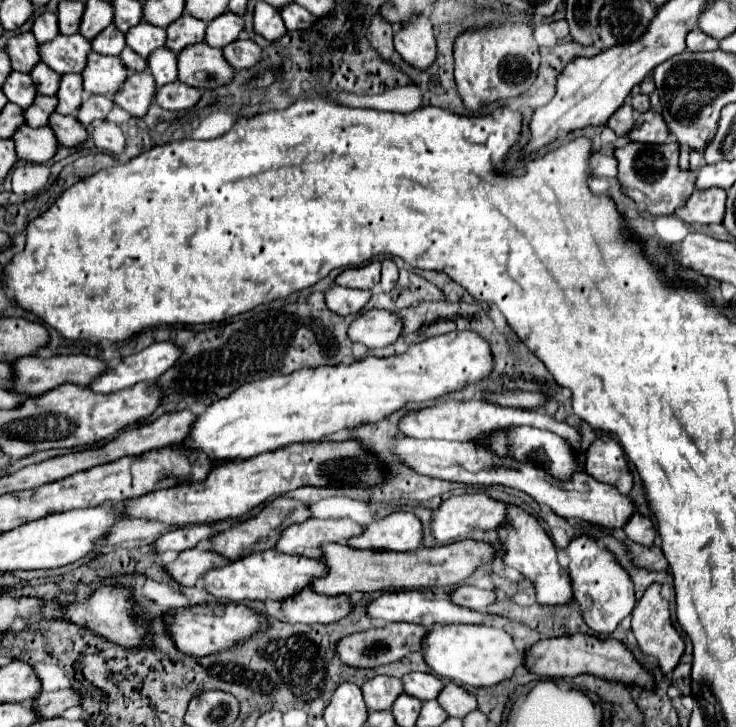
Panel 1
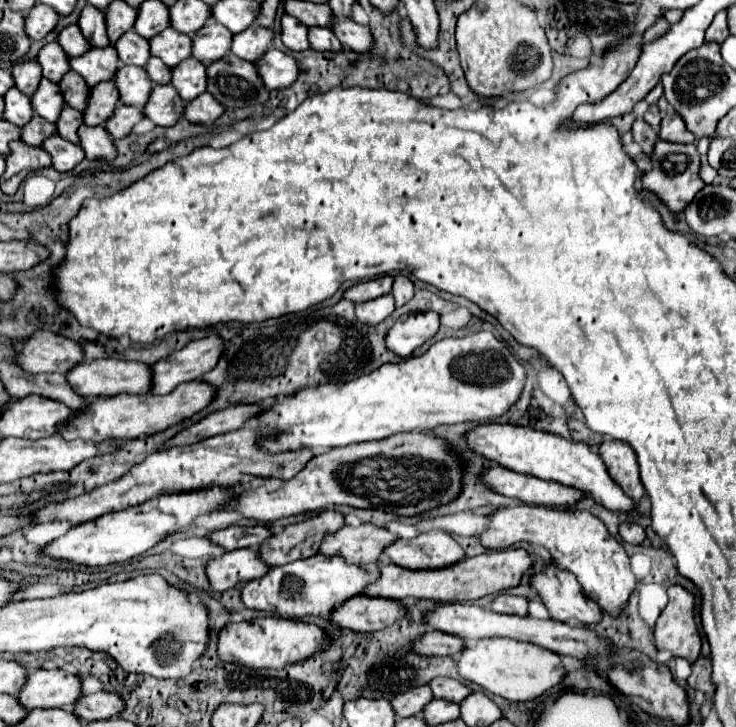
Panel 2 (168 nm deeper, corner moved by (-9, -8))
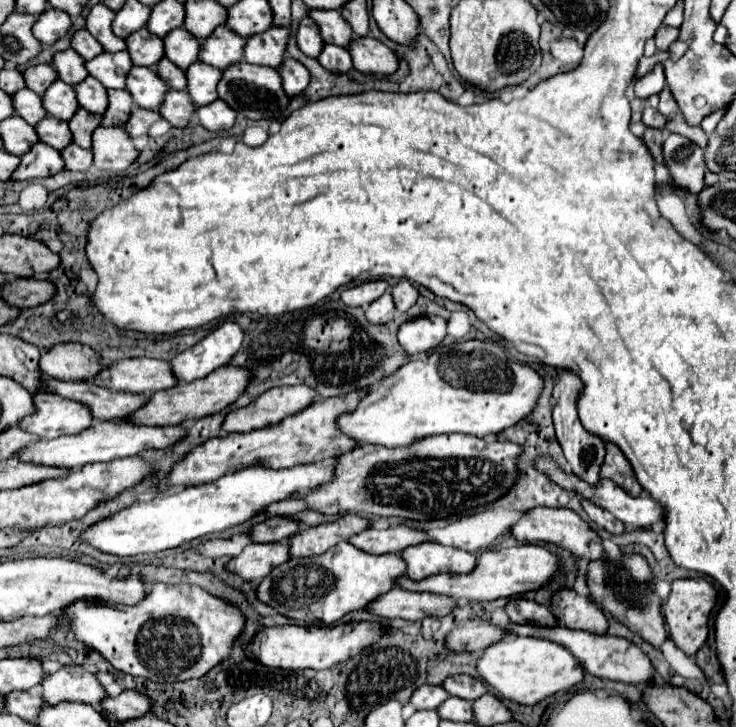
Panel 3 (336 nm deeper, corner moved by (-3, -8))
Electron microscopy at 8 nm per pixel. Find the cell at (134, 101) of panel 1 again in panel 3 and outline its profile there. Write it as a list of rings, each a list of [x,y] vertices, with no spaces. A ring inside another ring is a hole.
[[[169,90],[159,112],[175,128],[185,128],[189,124],[189,118],[195,114],[195,104],[193,104],[191,96],[187,96],[185,90],[183,92]]]

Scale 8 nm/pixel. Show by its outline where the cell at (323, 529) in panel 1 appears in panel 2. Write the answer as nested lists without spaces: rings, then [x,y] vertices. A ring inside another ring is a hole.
[[[361,524],[357,528],[343,526],[337,532],[327,532],[321,542],[319,554],[343,556],[347,564],[375,564],[381,550],[391,544],[397,536],[385,528],[373,524]]]

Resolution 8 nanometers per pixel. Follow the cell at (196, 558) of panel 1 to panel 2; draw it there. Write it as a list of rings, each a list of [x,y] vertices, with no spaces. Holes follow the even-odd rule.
[[[233,550],[225,552],[219,558],[211,558],[205,566],[207,580],[211,584],[211,590],[223,592],[229,588],[235,588],[239,582],[261,578],[269,570],[267,564],[263,564],[257,556],[257,550]]]

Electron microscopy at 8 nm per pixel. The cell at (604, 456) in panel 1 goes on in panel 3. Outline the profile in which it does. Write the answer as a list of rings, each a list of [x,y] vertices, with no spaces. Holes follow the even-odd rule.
[[[607,442],[607,456],[605,456],[605,462],[601,468],[601,478],[613,480],[619,488],[629,492],[631,496],[639,496],[645,492],[643,488],[639,488],[633,468],[627,462],[627,458],[623,456],[623,452],[617,448],[617,444],[611,444],[611,442]]]

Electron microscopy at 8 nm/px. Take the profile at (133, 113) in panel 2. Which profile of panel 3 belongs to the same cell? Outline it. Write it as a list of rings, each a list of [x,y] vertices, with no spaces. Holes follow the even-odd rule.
[[[133,106],[133,112],[131,112],[131,118],[129,122],[125,124],[125,130],[131,138],[139,138],[139,136],[147,136],[147,130],[153,122],[161,120],[159,112],[157,110],[145,110],[145,108],[139,108],[139,106]]]

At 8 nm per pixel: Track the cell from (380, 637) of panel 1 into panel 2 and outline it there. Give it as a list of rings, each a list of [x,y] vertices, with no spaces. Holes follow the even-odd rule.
[[[425,632],[417,640],[411,642],[411,652],[417,652],[419,656],[457,656],[463,648],[461,638],[449,636],[445,632]]]

